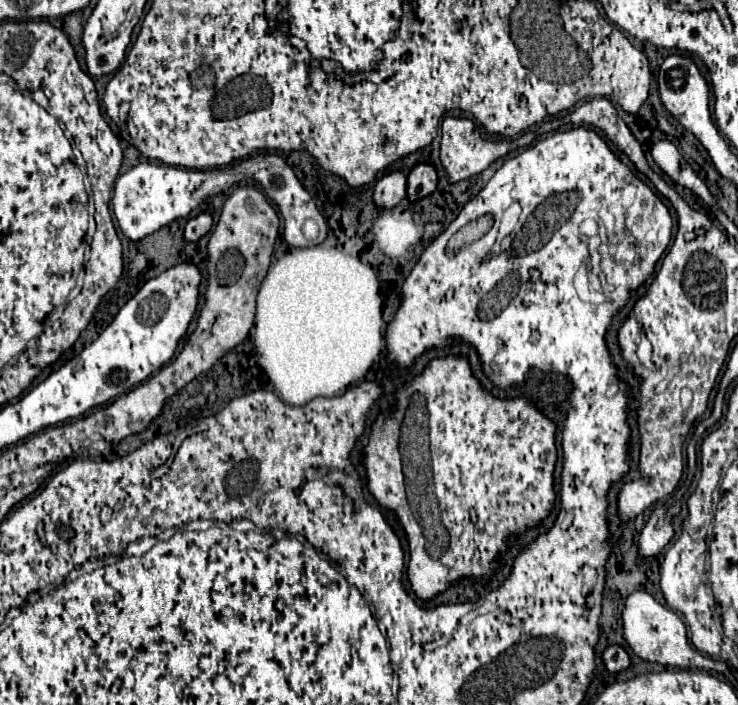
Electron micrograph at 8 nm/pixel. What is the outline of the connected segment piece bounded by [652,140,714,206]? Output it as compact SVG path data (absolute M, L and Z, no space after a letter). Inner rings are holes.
M660 140L652 146L652 156L656 164L680 186L690 188L694 194L698 194L708 206L714 206L714 198L708 192L706 184L696 176L692 166L682 158L678 148L670 140Z

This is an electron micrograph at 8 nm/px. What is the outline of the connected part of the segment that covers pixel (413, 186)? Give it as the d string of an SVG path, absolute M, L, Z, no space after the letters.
M418 164L408 174L408 198L412 202L432 194L438 184L438 174L432 164Z

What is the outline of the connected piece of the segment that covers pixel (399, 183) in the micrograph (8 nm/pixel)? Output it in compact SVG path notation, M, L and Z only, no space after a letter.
M400 170L384 174L374 188L374 202L380 208L392 208L406 196L406 174Z

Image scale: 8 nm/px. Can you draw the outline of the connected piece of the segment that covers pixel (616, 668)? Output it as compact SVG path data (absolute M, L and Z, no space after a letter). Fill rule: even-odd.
M610 646L604 652L604 664L610 672L622 672L630 666L630 656L622 646Z

